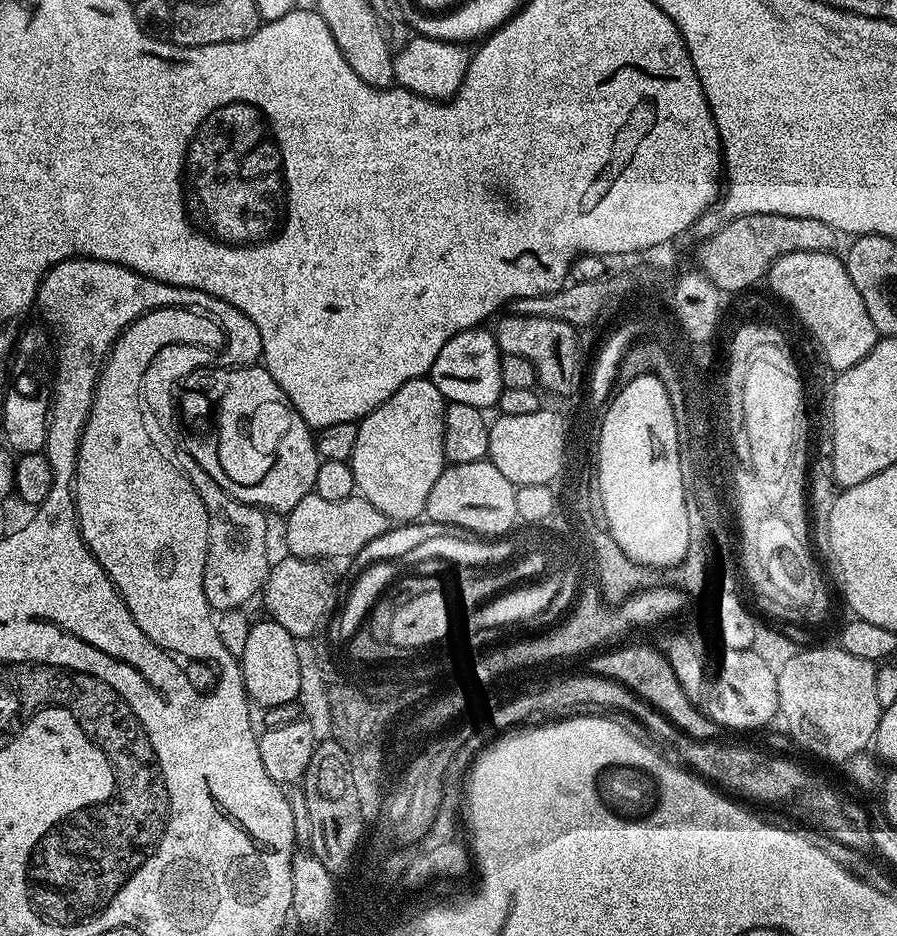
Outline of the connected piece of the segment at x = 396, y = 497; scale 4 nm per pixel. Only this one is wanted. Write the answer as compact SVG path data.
M421 378L406 382L382 406L378 406L358 423L358 439L354 441L354 454L350 461L354 470L356 492L369 500L392 522L416 522L424 516L426 498L434 490L434 482L443 474L444 459L444 409L446 401L431 379Z

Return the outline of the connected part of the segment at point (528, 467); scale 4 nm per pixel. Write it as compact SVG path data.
M541 410L534 414L497 415L488 429L488 455L511 484L517 486L538 486L556 478L558 446L566 420L556 412Z

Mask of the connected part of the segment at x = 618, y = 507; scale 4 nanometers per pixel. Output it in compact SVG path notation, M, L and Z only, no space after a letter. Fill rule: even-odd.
M650 374L641 375L634 381L630 381L623 385L624 389L624 396L617 395L615 397L616 404L614 402L609 403L607 405L608 414L604 416L604 419L601 419L601 426L602 426L602 451L600 451L600 484L604 484L604 508L608 508L608 520L612 520L612 528L616 530L616 541L618 542L618 546L621 547L622 551L624 552L624 556L634 563L640 565L641 569L648 570L648 568L668 568L671 564L676 563L676 565L685 557L686 552L688 550L688 534L687 534L687 516L686 516L686 502L684 501L684 490L683 490L683 478L682 478L682 470L680 469L679 464L679 432L678 426L675 424L674 413L671 409L670 403L666 398L666 394L664 389L660 387L660 384L657 384L656 380L653 380Z

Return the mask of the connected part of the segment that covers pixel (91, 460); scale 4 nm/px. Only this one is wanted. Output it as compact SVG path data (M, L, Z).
M174 302L165 308L155 308L153 312L145 312L136 321L124 329L119 336L104 367L100 369L100 377L96 383L96 393L90 406L88 421L78 446L76 459L76 479L74 495L76 497L76 522L80 526L80 536L84 545L92 552L102 566L102 570L112 580L112 585L124 599L130 610L138 630L150 642L176 658L184 660L201 660L216 670L216 703L227 705L228 688L237 687L241 679L240 662L237 657L222 646L222 638L218 638L213 609L208 606L204 593L204 571L208 557L208 539L210 538L210 522L206 502L194 490L190 478L186 478L184 466L168 466L160 458L152 454L144 454L144 434L140 432L138 418L134 412L134 404L138 398L136 386L144 368L150 366L150 358L158 348L170 342L180 342L180 354L190 350L188 373L198 372L202 368L234 368L232 360L228 360L228 344L232 344L228 330L213 307L203 303L190 305L187 302Z

